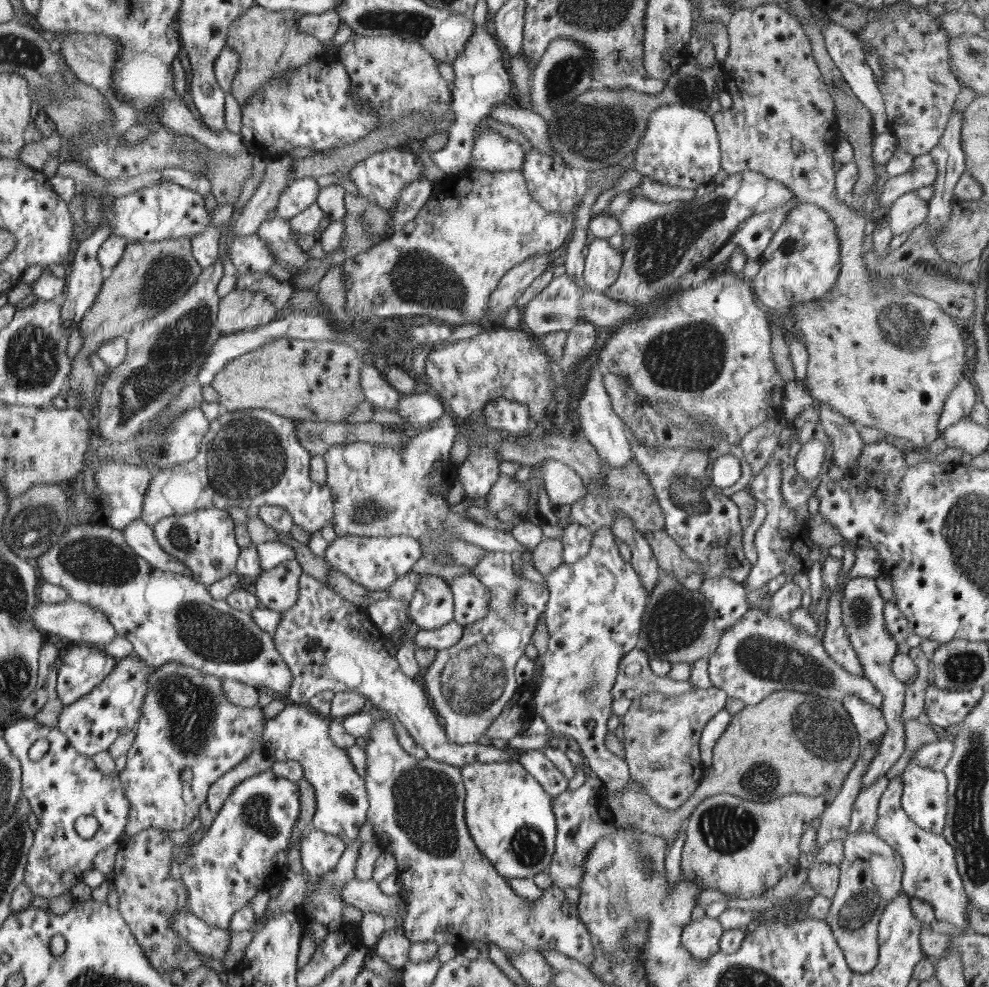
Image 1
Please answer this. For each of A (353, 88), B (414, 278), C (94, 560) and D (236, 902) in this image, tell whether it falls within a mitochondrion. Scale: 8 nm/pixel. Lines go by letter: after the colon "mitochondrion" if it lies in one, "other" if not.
A: other
B: mitochondrion
C: mitochondrion
D: other

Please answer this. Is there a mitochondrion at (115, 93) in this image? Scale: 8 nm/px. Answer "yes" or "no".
no

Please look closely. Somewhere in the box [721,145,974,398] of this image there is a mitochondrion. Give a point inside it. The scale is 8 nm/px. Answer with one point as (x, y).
(904, 326)

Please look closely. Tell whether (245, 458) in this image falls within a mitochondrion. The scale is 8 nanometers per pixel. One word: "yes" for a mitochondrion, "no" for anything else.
yes

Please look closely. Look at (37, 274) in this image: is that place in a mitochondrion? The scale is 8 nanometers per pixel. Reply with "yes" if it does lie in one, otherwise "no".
no

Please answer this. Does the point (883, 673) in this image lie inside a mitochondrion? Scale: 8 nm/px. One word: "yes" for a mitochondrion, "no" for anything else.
no

